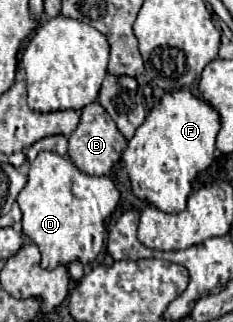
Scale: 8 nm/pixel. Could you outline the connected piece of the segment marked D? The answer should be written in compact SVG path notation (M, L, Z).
M44 151L28 169L28 183L18 195L22 209L22 231L42 253L42 267L54 269L74 259L90 265L104 247L106 219L120 201L120 191L106 175L88 175L66 157Z

